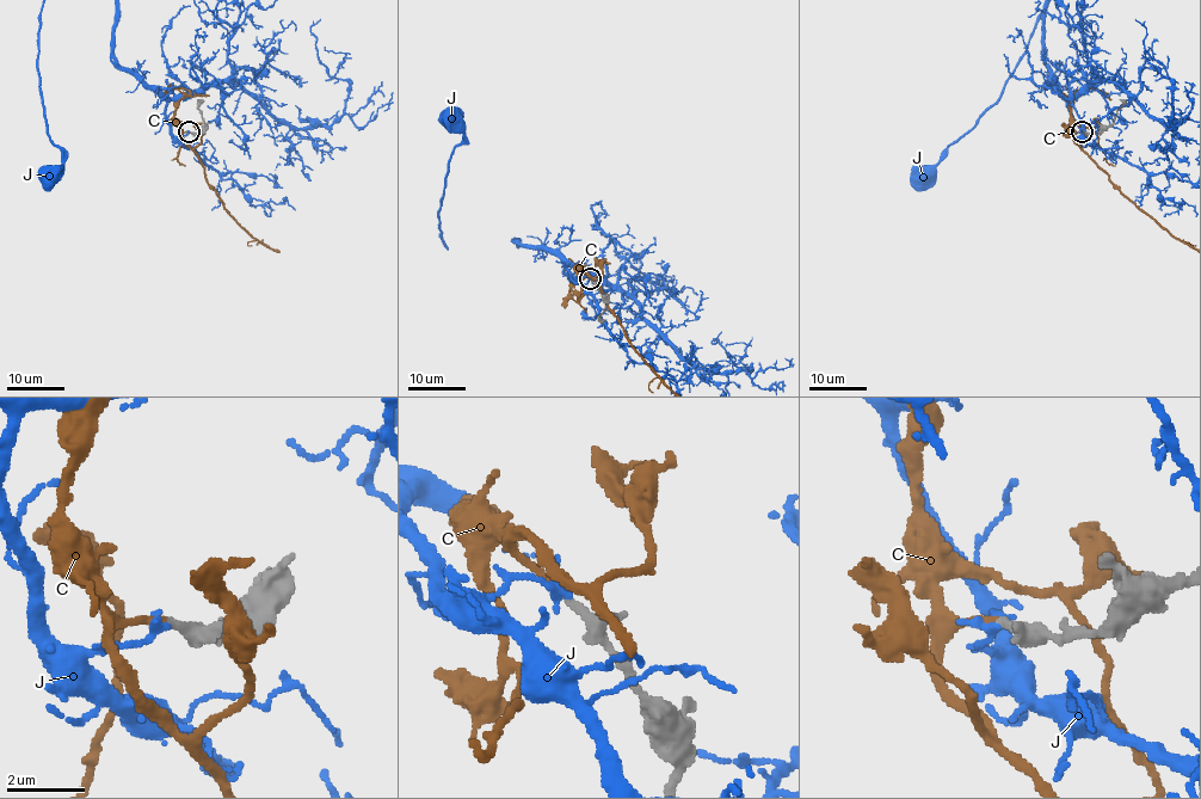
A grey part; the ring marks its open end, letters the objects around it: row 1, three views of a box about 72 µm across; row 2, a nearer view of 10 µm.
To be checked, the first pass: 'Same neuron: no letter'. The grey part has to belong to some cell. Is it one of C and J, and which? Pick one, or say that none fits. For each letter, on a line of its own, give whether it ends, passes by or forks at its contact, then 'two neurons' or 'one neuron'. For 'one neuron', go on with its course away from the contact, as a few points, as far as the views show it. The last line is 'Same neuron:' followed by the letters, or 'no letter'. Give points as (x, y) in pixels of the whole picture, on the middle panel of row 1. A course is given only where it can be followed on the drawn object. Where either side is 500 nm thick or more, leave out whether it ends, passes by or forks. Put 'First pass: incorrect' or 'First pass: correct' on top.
First pass: incorrect
C: it ends there; one neuron
J: it ends there; two neurons
Same neuron: C

